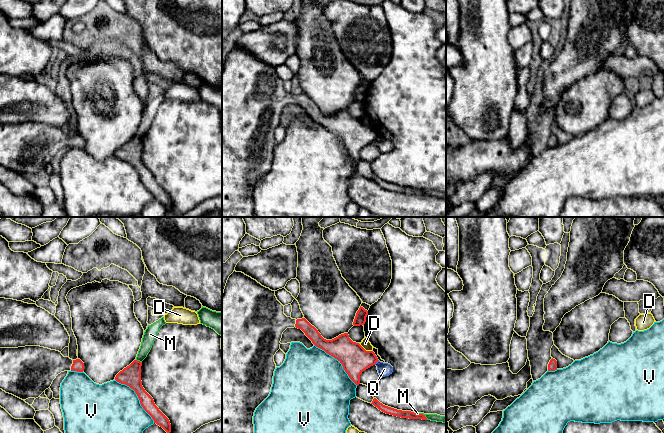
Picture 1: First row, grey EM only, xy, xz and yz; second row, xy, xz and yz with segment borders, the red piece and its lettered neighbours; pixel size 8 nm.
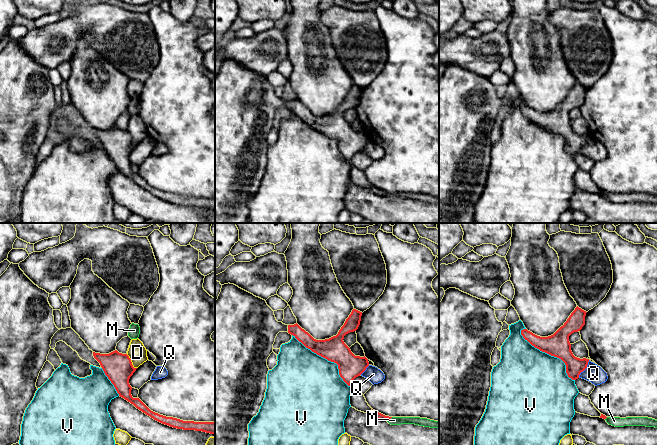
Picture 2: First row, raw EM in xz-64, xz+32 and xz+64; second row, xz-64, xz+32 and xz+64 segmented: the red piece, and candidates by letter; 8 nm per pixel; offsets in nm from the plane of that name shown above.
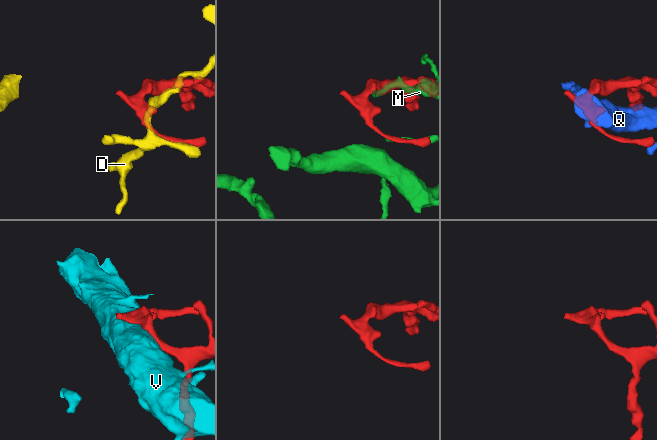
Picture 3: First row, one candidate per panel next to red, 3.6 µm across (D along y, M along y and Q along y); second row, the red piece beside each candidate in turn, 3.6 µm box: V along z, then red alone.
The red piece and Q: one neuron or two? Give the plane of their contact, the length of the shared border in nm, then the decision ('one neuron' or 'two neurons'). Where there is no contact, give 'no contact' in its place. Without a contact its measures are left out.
meets red in xz; contact 50 nm long; two neurons

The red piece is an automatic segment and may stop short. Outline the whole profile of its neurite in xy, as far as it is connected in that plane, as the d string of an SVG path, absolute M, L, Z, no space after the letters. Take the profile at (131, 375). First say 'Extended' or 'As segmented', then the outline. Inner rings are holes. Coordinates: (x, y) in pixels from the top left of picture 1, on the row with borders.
As segmented. M134 360L116 375L115 380L133 389L140 400L141 406L152 417L154 423L162 427L167 433L170 433L171 424L169 419L159 410L153 398L142 386L141 366L142 362Z

